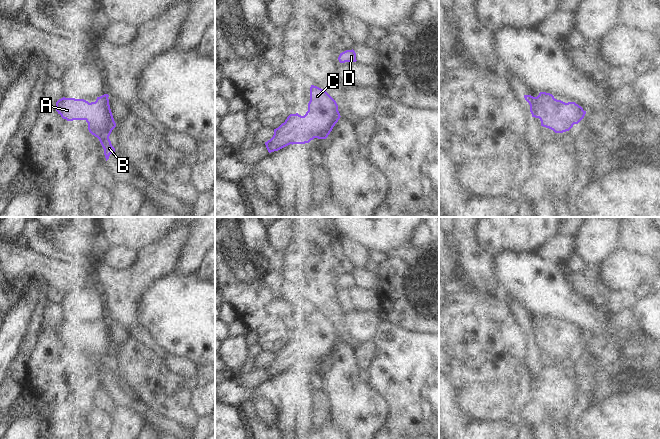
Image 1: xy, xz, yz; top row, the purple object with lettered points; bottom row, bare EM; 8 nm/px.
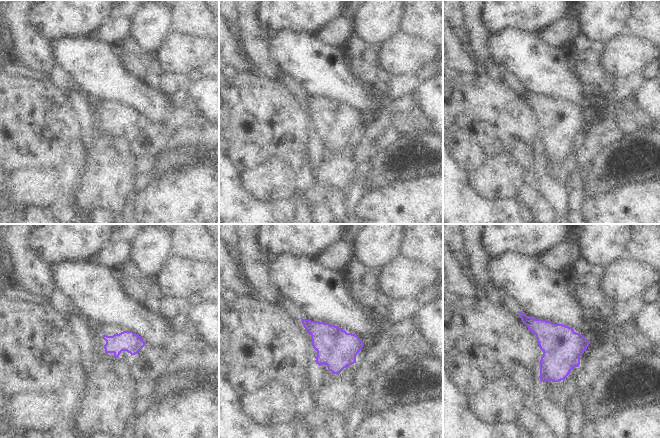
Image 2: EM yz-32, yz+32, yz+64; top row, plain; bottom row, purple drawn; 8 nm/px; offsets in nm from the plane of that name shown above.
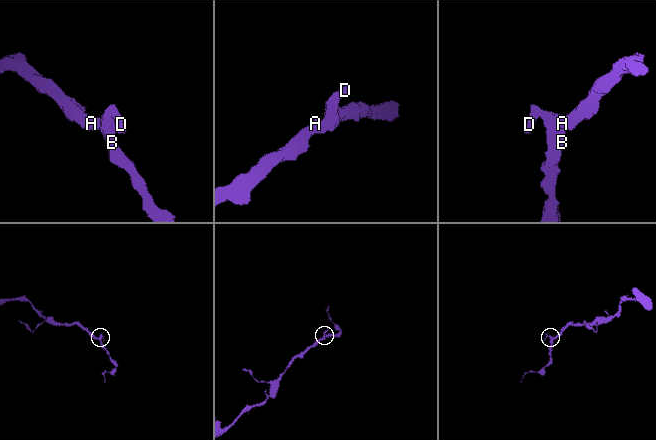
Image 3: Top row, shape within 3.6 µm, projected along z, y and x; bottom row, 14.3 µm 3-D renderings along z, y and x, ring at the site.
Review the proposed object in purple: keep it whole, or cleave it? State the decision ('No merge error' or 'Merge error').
No merge error.

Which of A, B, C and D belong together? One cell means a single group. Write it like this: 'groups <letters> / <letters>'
groups A B C D

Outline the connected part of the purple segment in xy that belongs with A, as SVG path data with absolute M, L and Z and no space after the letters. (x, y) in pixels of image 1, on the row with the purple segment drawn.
M104 94L91 103L84 99L65 97L56 102L56 111L63 119L85 120L88 123L89 132L99 139L104 149L106 161L115 152L109 136L116 127L108 97L108 94Z

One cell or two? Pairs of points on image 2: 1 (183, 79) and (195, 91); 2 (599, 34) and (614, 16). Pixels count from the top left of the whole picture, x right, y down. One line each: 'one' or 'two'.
1: two
2: one

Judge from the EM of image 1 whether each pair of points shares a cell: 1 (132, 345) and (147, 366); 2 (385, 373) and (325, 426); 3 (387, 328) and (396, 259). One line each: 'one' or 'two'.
1: one
2: two
3: two

